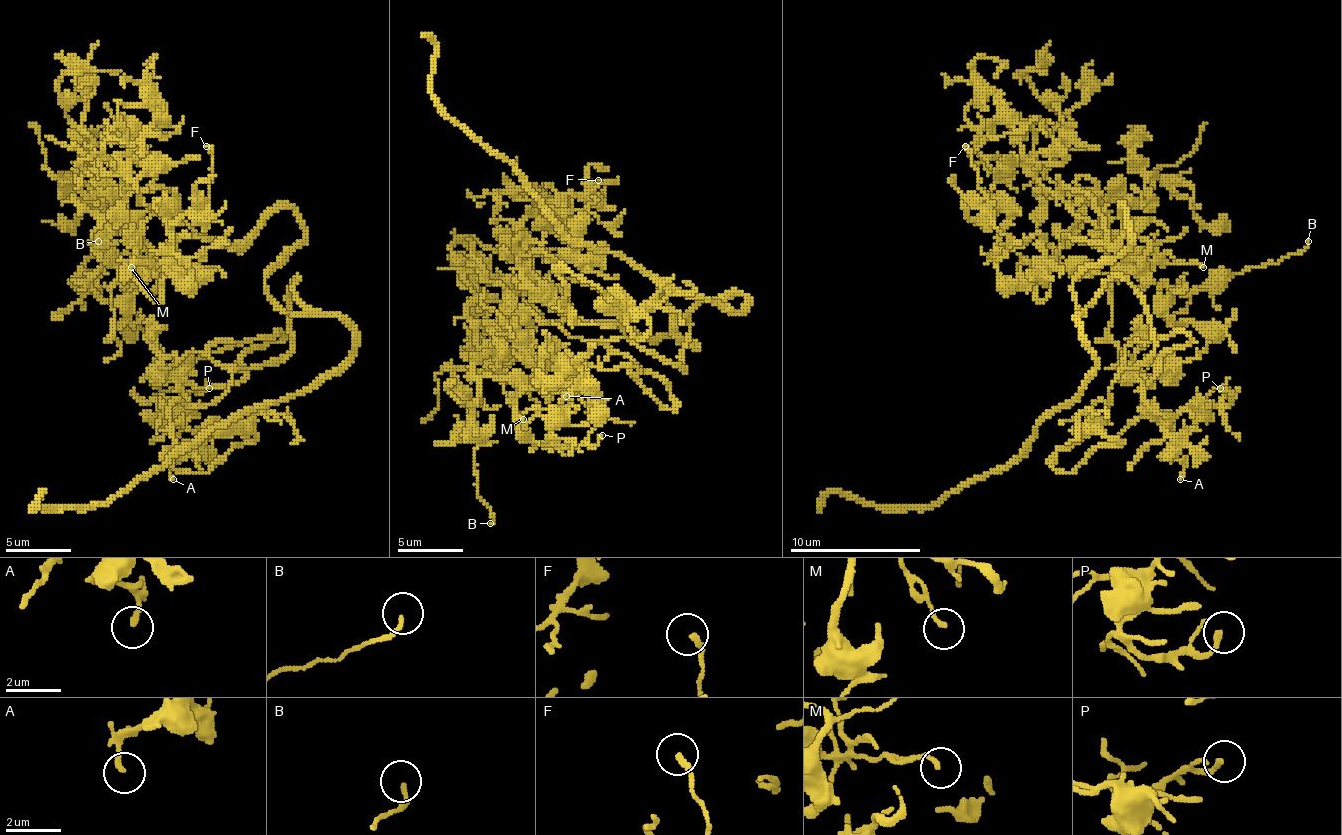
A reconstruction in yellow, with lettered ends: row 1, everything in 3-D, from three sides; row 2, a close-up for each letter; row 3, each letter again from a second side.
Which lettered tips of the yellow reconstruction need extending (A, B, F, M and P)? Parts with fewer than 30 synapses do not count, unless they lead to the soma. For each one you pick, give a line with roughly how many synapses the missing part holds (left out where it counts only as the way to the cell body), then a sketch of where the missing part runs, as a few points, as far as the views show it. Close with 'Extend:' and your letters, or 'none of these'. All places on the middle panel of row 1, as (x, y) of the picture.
Extend: none of these

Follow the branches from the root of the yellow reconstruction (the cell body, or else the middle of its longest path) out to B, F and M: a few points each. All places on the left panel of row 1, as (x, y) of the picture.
B: (268, 290), (291, 208), (98, 244), (82, 293), (98, 241)
F: (268, 290), (304, 237), (291, 208), (238, 244), (183, 234), (167, 257), (173, 224), (209, 198), (206, 146)
M: (268, 290), (304, 237), (291, 208), (232, 244), (127, 237), (150, 247), (131, 264), (95, 247), (131, 267)

